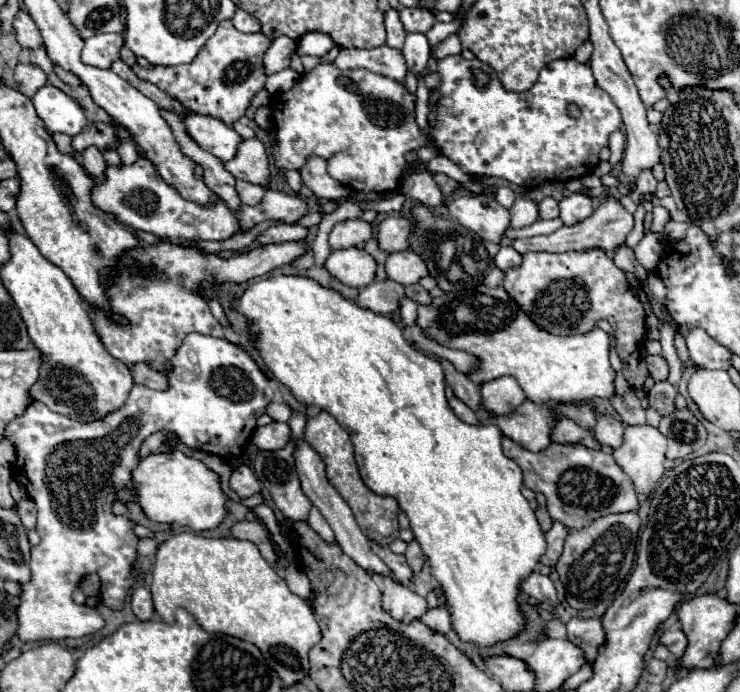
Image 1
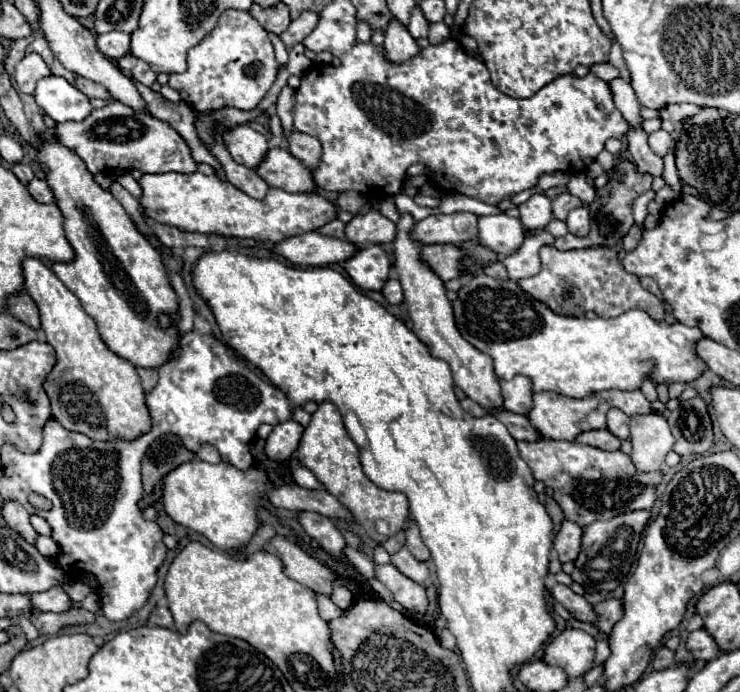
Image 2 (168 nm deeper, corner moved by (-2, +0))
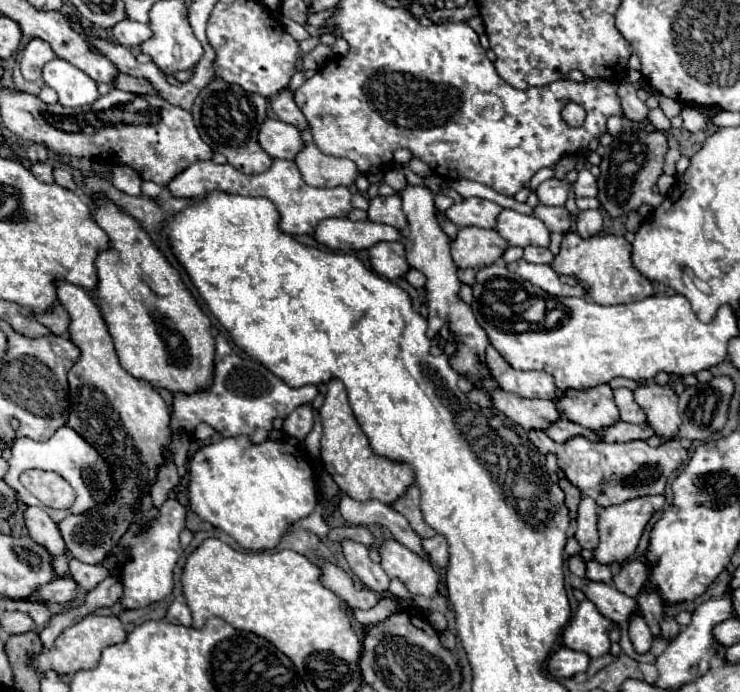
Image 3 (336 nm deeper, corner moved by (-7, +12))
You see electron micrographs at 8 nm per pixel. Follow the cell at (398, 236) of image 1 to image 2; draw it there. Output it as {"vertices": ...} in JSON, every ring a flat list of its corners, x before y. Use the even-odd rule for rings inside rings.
{"vertices":[[453,212,427,216,413,228,413,238,425,244,459,244,477,236,477,214]]}

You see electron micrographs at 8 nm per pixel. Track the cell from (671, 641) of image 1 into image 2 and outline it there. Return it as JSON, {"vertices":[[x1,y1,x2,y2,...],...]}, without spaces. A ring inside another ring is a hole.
{"vertices":[[703,628,697,632,691,632,691,636,687,640,687,648,695,660,713,660,723,654,719,650,719,646,715,644,713,636]]}

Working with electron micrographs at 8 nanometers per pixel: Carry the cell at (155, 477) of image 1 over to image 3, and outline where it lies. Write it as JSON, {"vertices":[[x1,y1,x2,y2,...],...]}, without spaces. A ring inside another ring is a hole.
{"vertices":[[244,436,202,446,190,458,186,490,192,512,230,534,246,550,274,548,288,526,306,518,316,506,312,468,300,448,272,440,254,446]]}

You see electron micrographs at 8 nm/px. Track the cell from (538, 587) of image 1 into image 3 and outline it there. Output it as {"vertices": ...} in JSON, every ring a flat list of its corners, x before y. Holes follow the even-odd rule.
{"vertices":[[588,580,588,582,584,582,582,592,598,608,598,612,602,616,606,616,608,620,612,620,616,624,628,622,632,612,638,610,636,600,626,594,620,594,612,584]]}

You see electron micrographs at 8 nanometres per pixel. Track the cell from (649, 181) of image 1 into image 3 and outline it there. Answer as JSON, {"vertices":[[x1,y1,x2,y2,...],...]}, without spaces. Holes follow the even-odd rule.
{"vertices":[[620,84,620,98,626,118,630,118,632,122,644,122,648,118,648,106,636,96,636,88,632,84]]}

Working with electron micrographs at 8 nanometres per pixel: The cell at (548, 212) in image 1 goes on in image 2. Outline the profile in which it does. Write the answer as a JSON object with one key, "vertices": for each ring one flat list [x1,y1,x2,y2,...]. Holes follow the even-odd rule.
{"vertices":[[563,192,563,194,559,194,559,196,553,200,553,216,559,218,559,220,565,220,567,214,569,214,571,210,579,208,579,206,583,206,583,202,581,202,577,196,573,196,573,194,569,194,569,192]]}

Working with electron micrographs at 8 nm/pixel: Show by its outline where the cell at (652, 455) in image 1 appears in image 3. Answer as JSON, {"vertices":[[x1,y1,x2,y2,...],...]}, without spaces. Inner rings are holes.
{"vertices":[[650,382,634,390,634,400,646,412,646,424,654,430,656,438,662,442,676,438,682,420,678,414,678,398,670,386,656,386]]}

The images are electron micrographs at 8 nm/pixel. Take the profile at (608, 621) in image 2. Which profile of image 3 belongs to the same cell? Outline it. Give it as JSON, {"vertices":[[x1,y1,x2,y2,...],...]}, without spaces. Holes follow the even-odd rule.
{"vertices":[[642,560,636,562,626,562,622,564,620,572,614,576,614,588,630,598,636,598,638,592,644,588,646,582,646,564]]}

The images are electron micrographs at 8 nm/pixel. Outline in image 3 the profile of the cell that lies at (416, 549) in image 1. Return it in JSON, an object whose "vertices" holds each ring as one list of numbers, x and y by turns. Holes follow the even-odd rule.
{"vertices":[[410,486,408,492,406,492,400,500,396,500,396,502,392,504,392,508,398,510,398,512,410,522,412,530,414,530,420,538,432,538,432,536,436,534,436,532,434,532,428,524,424,524,424,520,422,520,422,512,420,512,420,492,418,492,416,486]]}

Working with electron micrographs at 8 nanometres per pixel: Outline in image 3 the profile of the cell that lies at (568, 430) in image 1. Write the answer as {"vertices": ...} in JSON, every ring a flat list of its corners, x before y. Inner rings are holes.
{"vertices":[[616,422,612,426,606,426,602,430,596,430,596,434,604,442,630,442,630,440,646,440,654,436,652,428,648,424,628,424,628,422]]}

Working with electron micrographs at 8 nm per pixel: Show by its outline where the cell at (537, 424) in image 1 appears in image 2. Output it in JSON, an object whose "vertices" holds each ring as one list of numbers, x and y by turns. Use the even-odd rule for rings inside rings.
{"vertices":[[617,390,595,392,595,396,585,396,579,400,557,394,557,392,541,392,541,394,535,394,533,400,535,400,535,404,533,404,533,410,529,412,529,420,541,432,543,438,551,438,551,440,575,440,581,432,605,430,607,428,605,414,613,406,617,406,619,410,623,410,629,416,651,412,651,404,641,394,641,390,635,390,635,392,617,392]]}

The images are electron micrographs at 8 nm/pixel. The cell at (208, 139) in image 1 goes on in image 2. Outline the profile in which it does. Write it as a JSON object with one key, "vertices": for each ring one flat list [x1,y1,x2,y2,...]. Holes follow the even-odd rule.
{"vertices":[[237,126,235,130,227,132,225,144,231,156,247,168,257,168,269,150,269,140,249,126]]}

